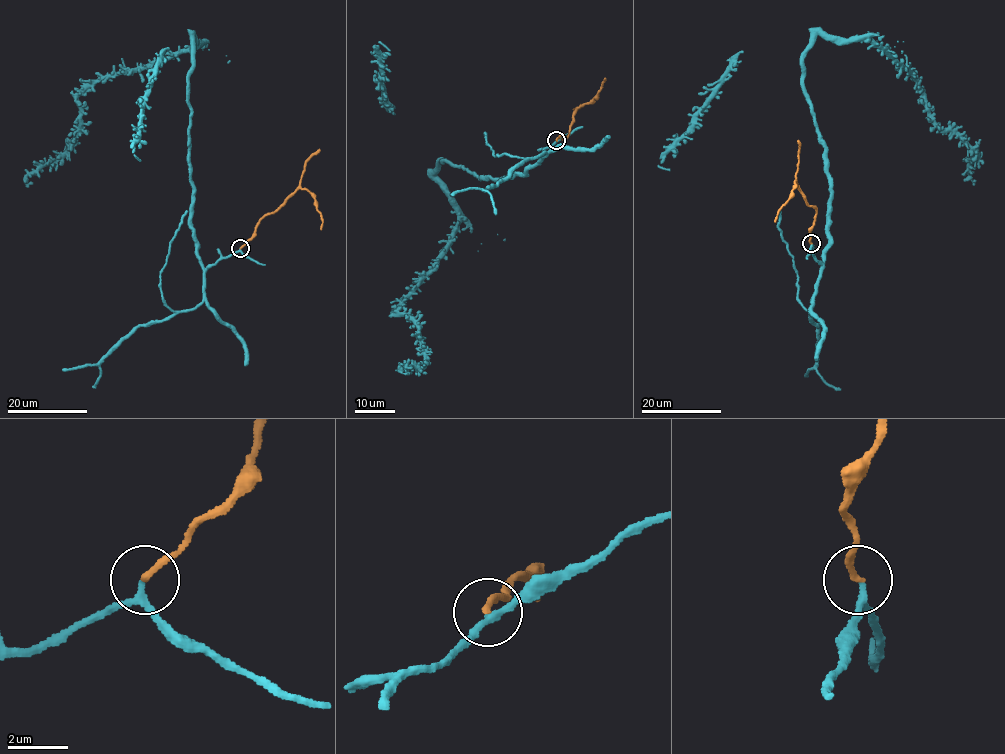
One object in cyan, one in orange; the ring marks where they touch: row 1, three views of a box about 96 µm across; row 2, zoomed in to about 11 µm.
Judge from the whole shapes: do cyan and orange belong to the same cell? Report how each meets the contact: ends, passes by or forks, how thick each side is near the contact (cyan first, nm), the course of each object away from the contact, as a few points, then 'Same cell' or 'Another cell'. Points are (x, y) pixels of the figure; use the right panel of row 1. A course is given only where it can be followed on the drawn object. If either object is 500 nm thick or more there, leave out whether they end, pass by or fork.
At the ring cyan passes by. At the ring orange ends. Thickness 200 nm (cyan) against 240 nm. Course of cyan: (811, 244), (823, 264), (830, 181), (802, 64), (818, 34), (907, 66), (975, 180). Course of orange: (811, 243), (809, 233), (817, 212), (807, 205), (796, 180), (792, 194), (774, 222). Same cell

